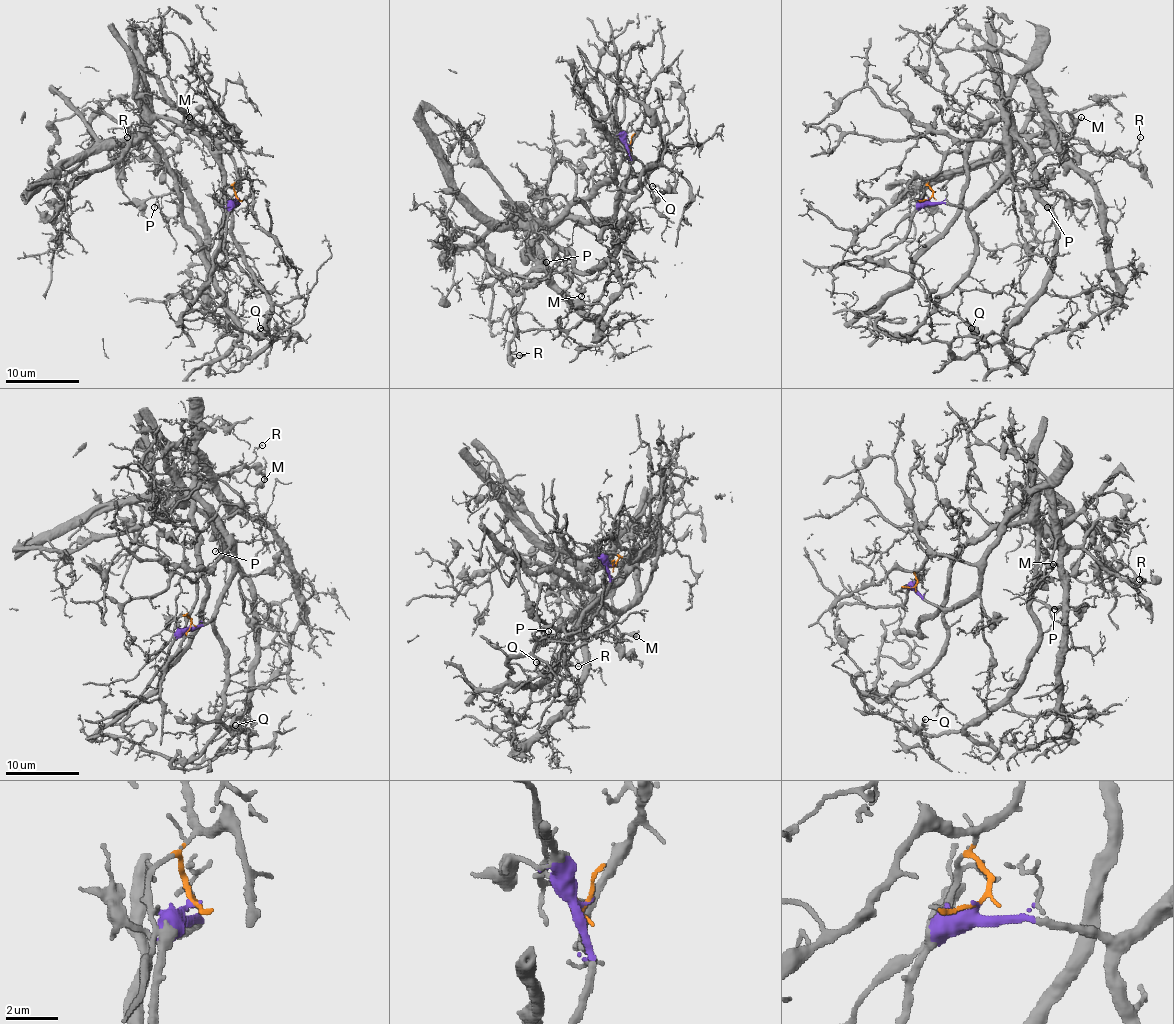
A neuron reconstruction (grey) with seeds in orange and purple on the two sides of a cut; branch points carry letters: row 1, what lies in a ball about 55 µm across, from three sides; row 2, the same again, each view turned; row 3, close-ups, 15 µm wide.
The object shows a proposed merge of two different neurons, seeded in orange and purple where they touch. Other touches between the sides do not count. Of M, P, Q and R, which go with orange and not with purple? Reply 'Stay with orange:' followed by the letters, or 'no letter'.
Stay with orange: P

